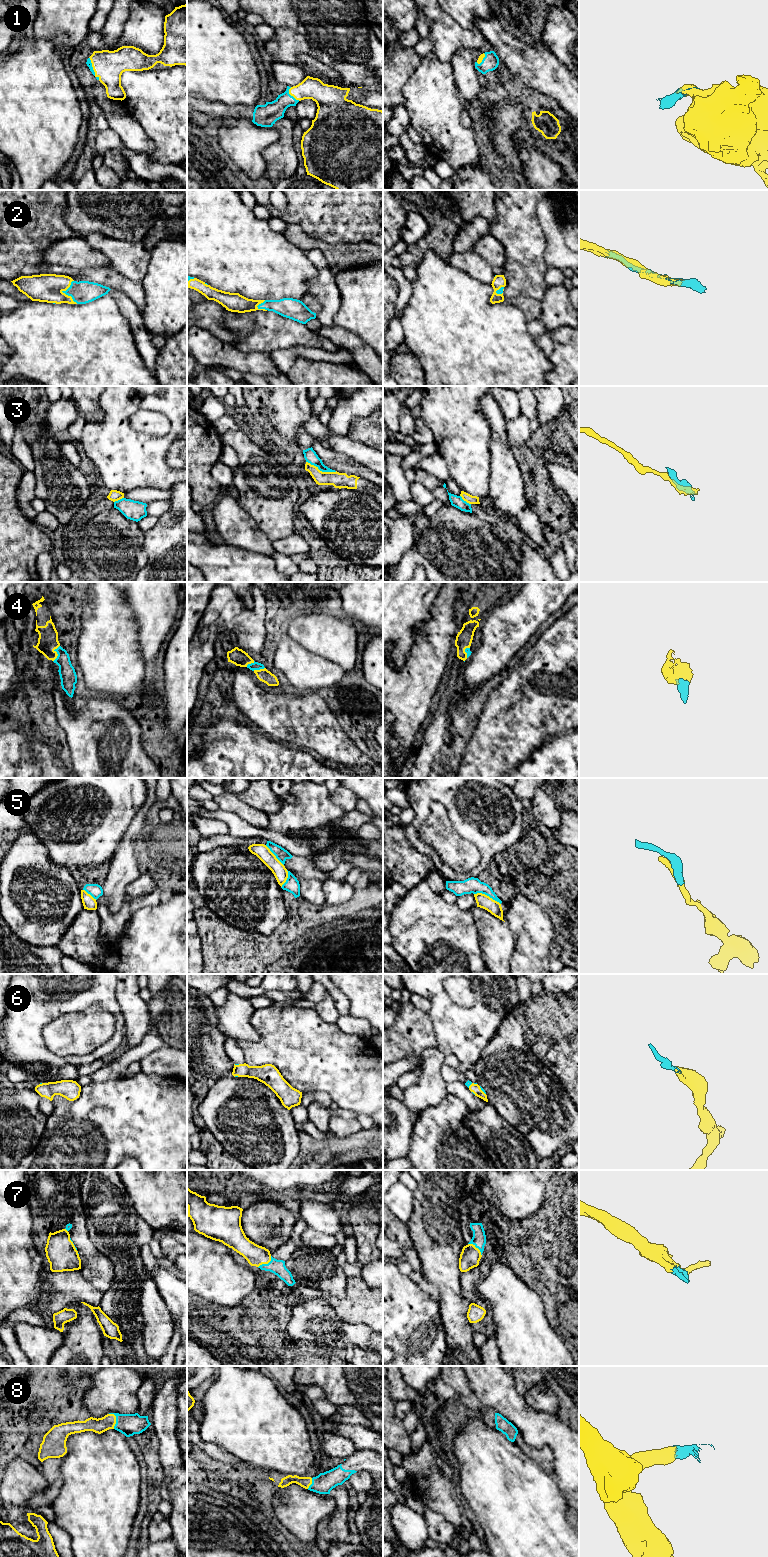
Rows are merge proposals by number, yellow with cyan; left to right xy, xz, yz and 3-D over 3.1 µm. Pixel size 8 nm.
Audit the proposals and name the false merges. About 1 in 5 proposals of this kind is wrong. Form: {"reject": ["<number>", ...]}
{"reject": ["3", "5"]}

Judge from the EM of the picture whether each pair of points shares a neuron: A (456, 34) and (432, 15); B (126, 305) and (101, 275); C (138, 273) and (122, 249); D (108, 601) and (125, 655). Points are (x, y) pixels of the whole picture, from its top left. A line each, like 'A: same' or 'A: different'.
A: same
B: different
C: same
D: same

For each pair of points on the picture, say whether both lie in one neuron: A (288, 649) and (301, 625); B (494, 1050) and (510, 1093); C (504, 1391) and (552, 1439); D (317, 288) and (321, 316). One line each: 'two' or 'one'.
A: two
B: one
C: one
D: one

